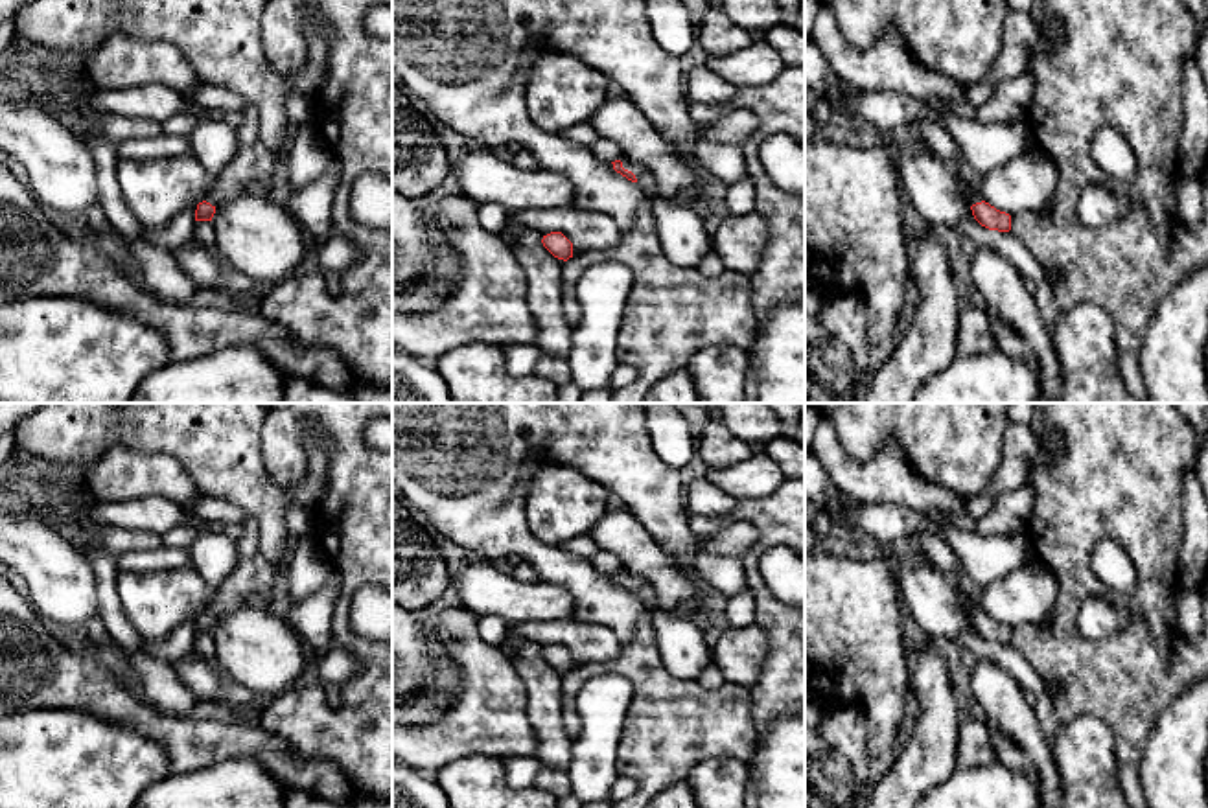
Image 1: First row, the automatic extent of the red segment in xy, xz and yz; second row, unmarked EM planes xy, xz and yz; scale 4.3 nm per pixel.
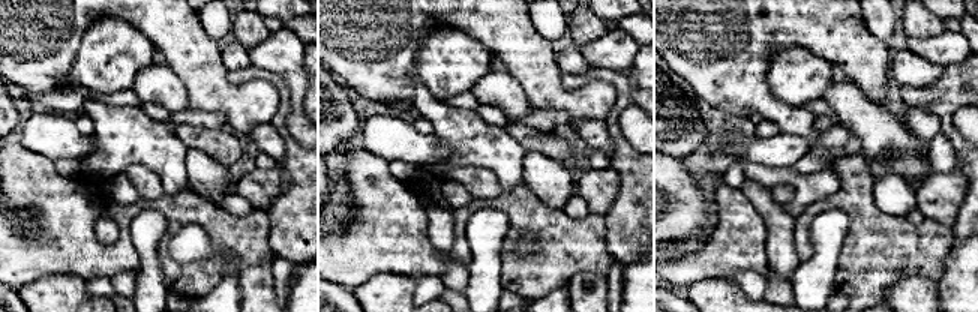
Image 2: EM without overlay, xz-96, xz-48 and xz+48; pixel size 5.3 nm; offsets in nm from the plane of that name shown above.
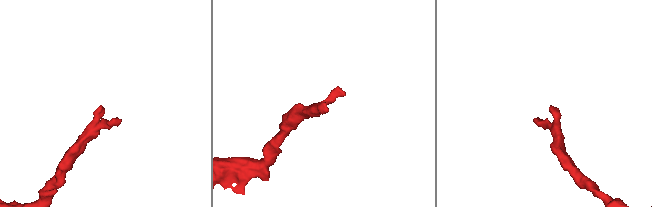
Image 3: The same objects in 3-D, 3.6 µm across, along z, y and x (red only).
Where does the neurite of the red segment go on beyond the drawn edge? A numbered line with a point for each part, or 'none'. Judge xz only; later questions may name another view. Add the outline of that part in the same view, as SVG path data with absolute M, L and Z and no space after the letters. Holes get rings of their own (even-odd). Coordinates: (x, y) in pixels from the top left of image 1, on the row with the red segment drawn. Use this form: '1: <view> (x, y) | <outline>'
1: xz (645, 179) | M621 158L622 167L632 171L637 179L637 184L646 190L648 193L652 193L656 190L656 180L654 175L641 164L635 164L632 160Z

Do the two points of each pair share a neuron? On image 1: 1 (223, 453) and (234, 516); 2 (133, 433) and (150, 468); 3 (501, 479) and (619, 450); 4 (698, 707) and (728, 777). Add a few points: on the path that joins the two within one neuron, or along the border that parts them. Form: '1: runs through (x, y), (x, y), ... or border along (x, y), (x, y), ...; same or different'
1: border along (201, 490), (240, 507), (247, 514); different
2: border along (100, 457), (133, 448), (183, 468); different
3: runs through (525, 448), (529, 444), (588, 444); same
4: border along (746, 761), (708, 757), (684, 779); different

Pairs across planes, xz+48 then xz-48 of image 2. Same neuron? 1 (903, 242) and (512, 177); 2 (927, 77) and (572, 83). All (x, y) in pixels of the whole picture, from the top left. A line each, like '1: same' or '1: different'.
1: different
2: different

